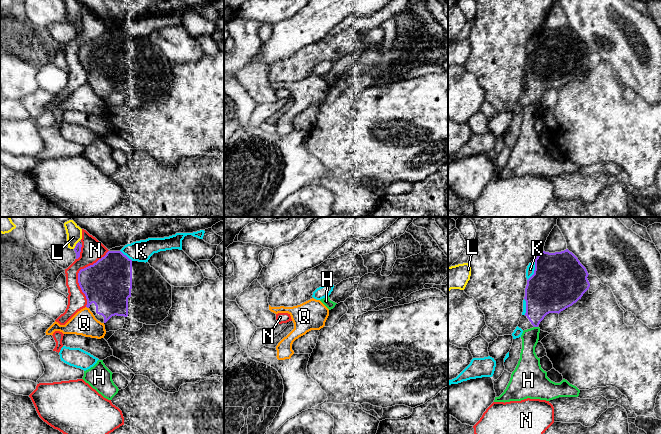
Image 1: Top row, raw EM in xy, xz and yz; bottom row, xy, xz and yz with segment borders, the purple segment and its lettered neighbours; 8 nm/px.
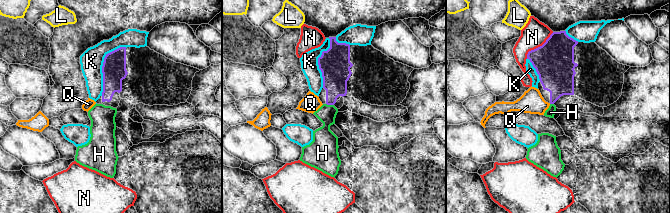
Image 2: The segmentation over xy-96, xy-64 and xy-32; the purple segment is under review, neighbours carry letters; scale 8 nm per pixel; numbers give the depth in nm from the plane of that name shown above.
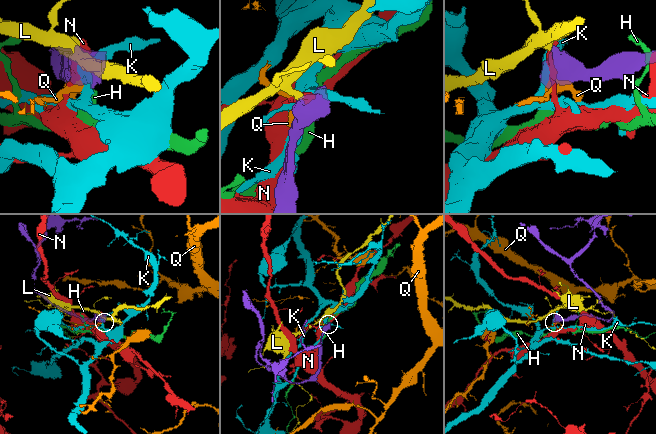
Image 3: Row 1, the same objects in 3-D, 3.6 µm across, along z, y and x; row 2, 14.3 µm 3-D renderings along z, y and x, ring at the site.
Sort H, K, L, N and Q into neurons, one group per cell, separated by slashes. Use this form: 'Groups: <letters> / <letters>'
Groups: H / K / L / N / Q

